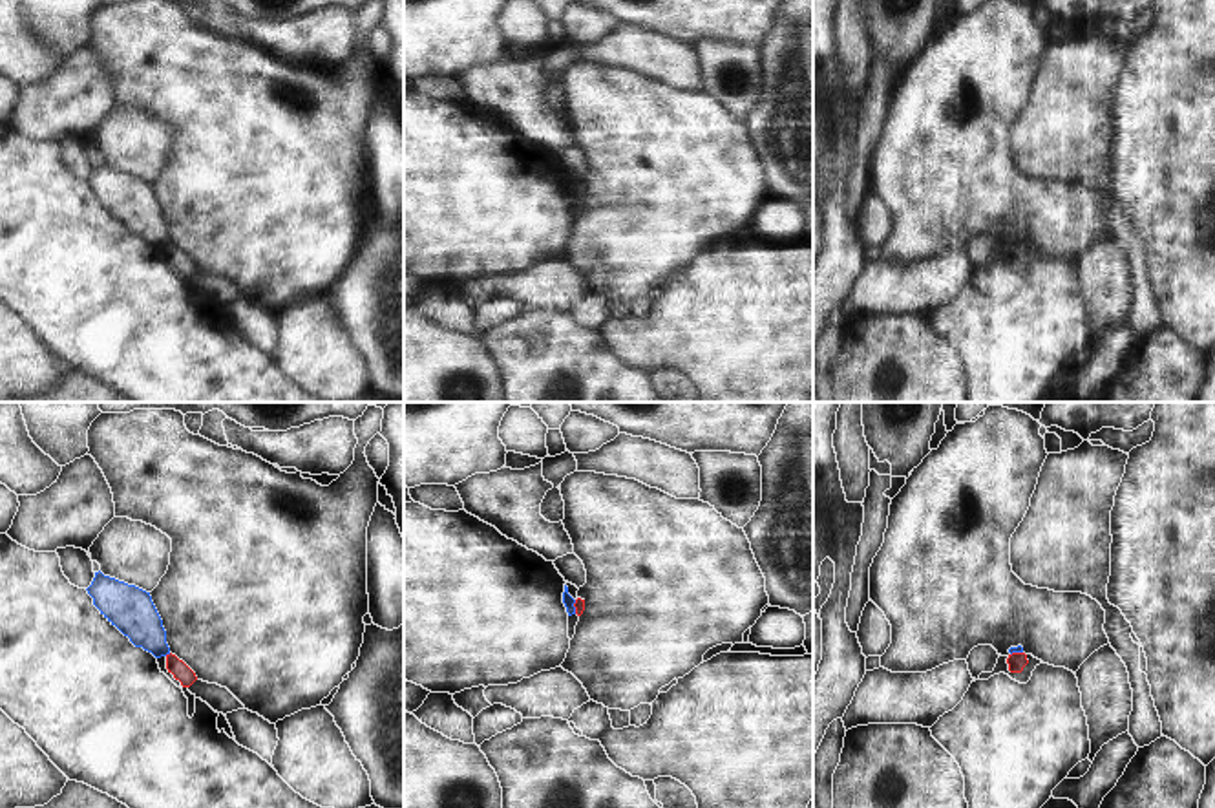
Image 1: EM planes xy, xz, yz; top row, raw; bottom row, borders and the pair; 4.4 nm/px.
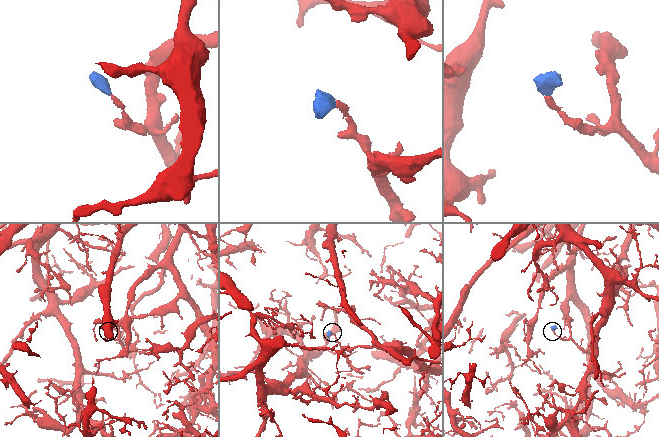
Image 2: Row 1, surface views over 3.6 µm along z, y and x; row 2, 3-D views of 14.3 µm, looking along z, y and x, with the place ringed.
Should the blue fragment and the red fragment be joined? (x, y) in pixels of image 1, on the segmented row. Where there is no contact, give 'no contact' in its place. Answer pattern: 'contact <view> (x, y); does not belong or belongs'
contact xy (167, 653); does not belong

